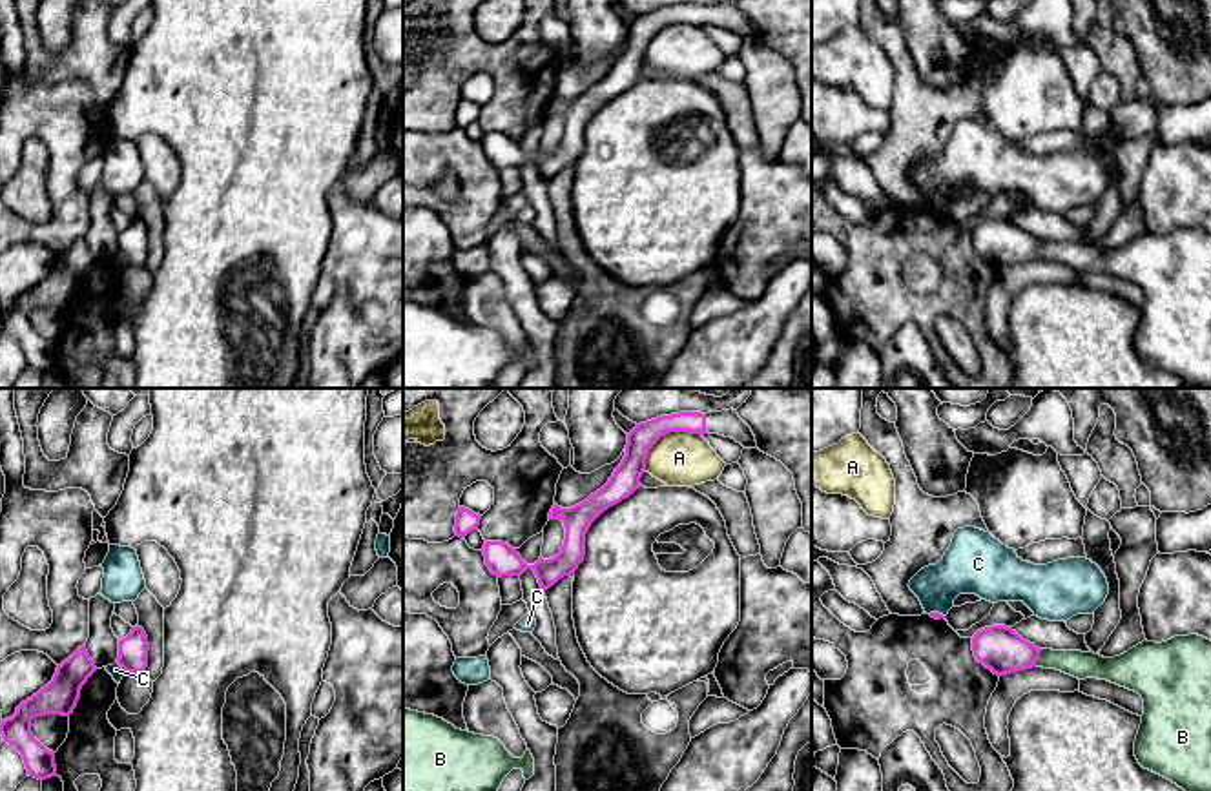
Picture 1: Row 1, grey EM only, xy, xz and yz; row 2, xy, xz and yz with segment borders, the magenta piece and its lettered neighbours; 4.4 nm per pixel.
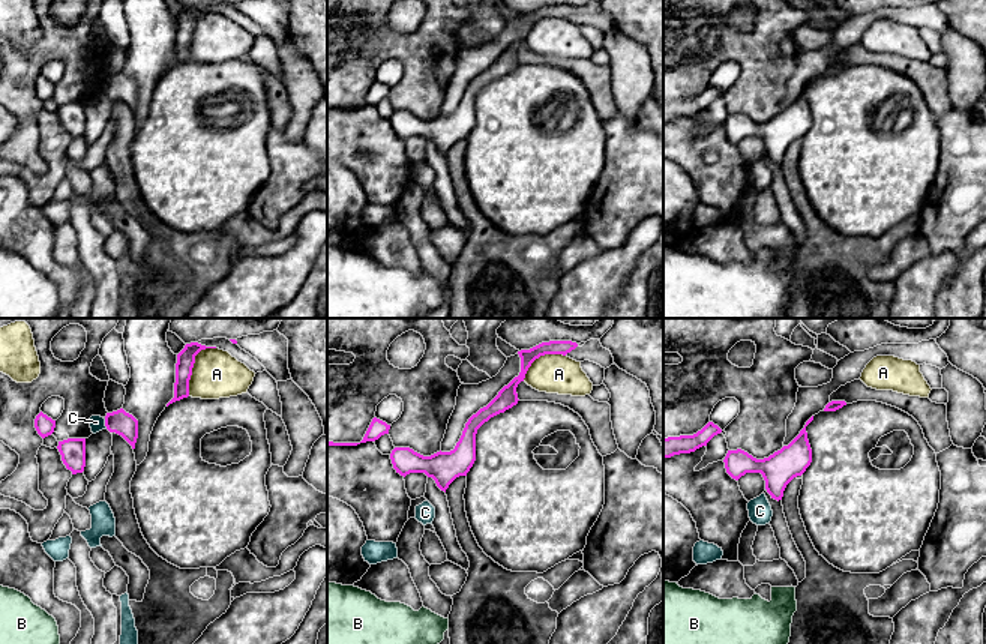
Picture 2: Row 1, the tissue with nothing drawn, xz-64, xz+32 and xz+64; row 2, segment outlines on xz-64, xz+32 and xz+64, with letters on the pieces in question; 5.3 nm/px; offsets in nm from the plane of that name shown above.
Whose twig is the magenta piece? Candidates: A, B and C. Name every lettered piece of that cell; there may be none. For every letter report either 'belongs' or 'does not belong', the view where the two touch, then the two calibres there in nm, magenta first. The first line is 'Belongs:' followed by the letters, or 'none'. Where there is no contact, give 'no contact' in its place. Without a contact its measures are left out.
Belongs: B
A: does not belong | xz | 120/240 nm
B: belongs | yz | 200/120 nm
C: does not belong | xy | 130/60 nm

